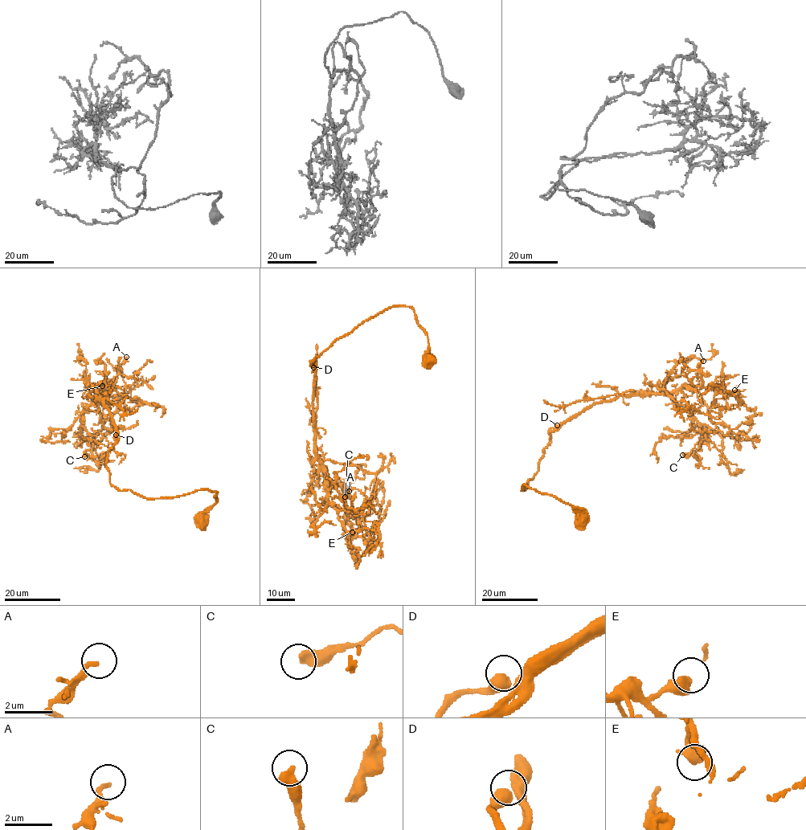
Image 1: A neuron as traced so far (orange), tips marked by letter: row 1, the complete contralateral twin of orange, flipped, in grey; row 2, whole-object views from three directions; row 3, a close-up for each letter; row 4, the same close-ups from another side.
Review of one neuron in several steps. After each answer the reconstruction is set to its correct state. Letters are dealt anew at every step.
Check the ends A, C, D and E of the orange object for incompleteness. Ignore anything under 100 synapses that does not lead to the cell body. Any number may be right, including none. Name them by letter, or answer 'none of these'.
D

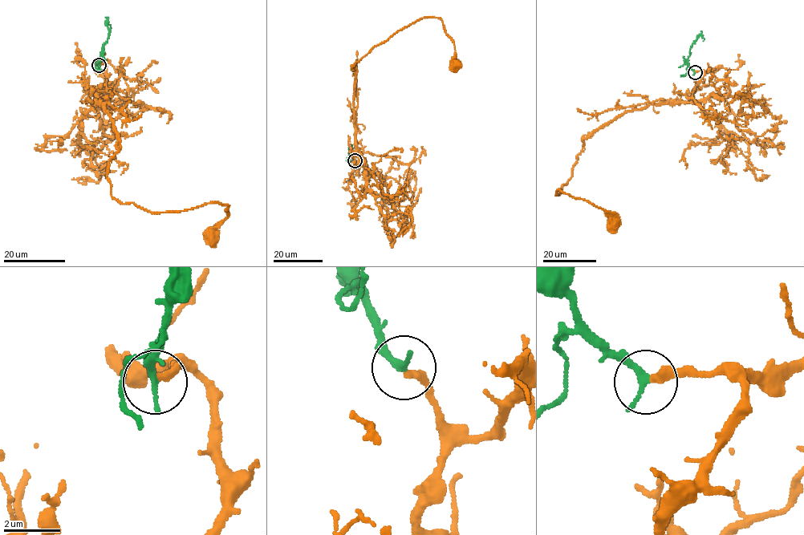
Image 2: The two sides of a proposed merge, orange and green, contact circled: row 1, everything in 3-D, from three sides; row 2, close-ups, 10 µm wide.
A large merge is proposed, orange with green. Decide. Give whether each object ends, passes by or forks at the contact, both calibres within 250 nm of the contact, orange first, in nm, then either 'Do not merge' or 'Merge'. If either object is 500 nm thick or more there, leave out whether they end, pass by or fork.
At the ring orange ends. At the ring green ends. Thickness 280 nm (orange) against 280 nm. Merge

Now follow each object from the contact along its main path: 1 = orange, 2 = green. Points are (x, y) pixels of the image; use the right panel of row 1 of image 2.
1: (695, 71), (704, 75), (687, 101), (626, 111), (582, 140), (558, 195), (588, 200), (615, 222)
2: (695, 71), (688, 65), (688, 57), (697, 38), (701, 35), (703, 40)

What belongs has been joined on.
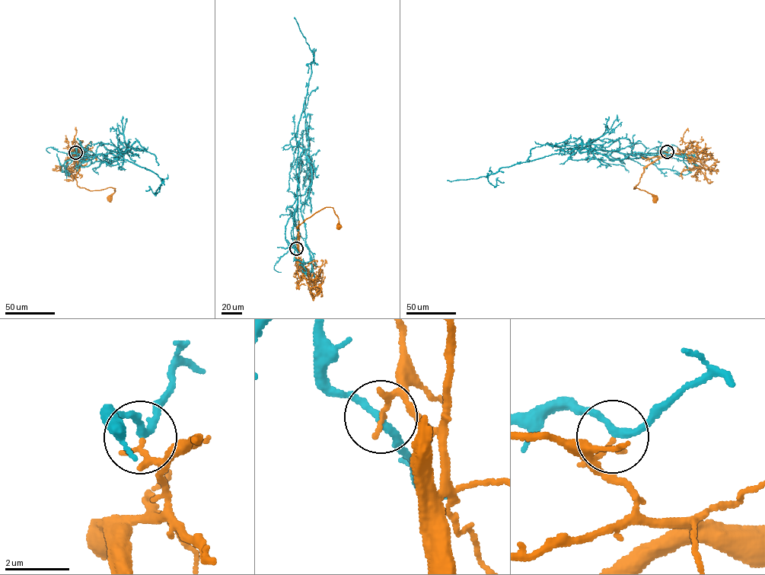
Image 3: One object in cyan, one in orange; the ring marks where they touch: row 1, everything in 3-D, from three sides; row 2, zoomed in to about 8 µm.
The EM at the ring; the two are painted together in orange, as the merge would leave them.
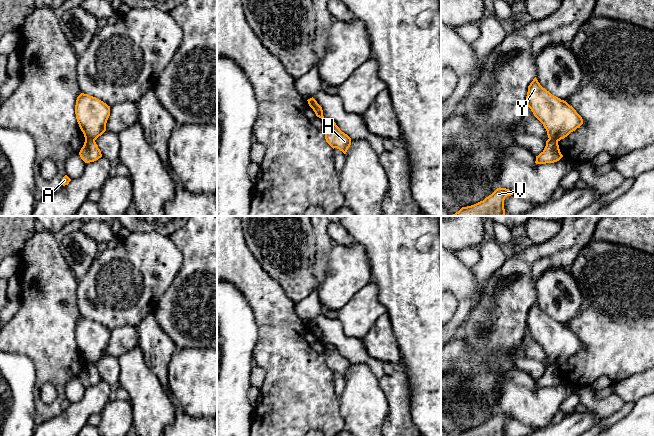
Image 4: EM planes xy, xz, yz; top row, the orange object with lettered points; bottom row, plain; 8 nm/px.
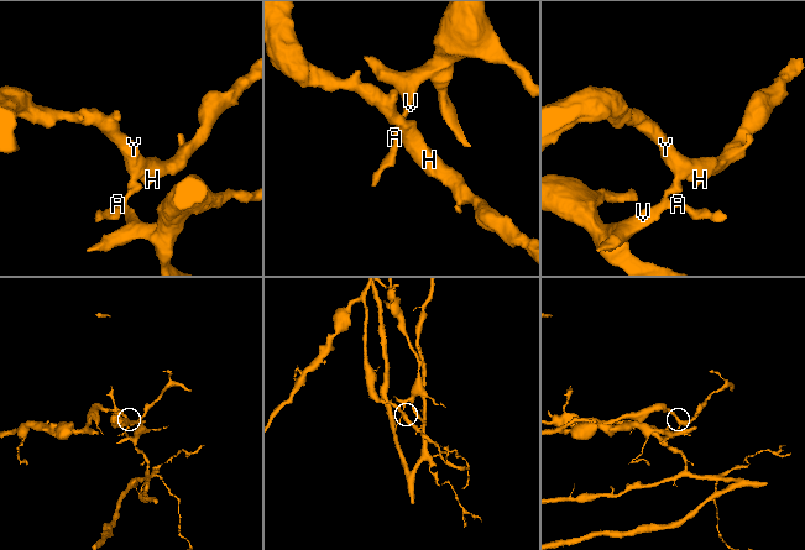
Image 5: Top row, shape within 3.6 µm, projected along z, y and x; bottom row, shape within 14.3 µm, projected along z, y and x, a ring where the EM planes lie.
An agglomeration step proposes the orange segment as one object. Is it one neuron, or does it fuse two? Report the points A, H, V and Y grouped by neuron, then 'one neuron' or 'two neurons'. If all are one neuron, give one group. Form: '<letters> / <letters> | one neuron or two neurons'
A V / H Y | two neurons

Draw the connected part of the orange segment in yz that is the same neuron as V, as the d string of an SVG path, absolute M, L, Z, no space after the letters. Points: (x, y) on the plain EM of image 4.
M497 412L491 419L474 429L462 431L458 436L505 436L504 424L513 417L506 412Z

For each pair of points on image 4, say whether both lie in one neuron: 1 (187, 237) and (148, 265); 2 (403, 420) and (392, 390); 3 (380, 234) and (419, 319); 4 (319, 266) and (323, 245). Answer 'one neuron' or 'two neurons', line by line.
1: two neurons
2: one neuron
3: one neuron
4: one neuron

